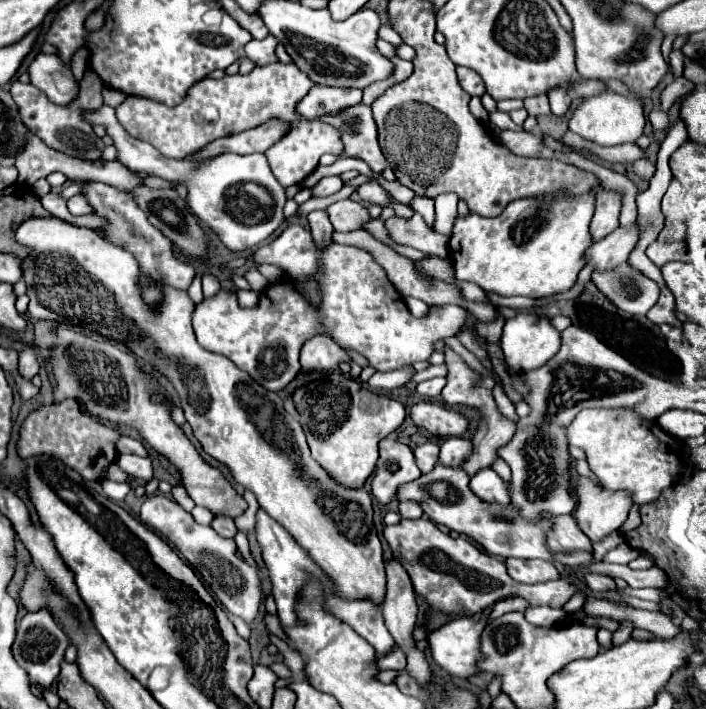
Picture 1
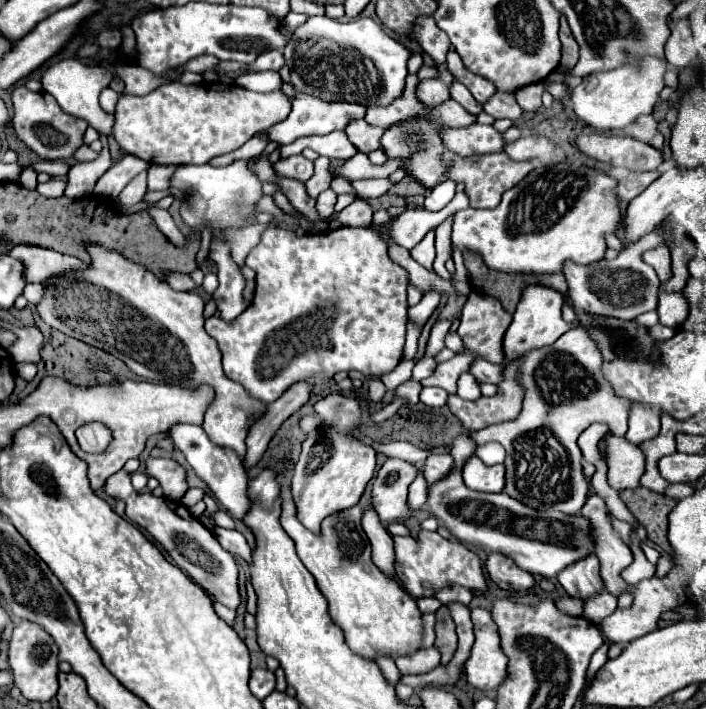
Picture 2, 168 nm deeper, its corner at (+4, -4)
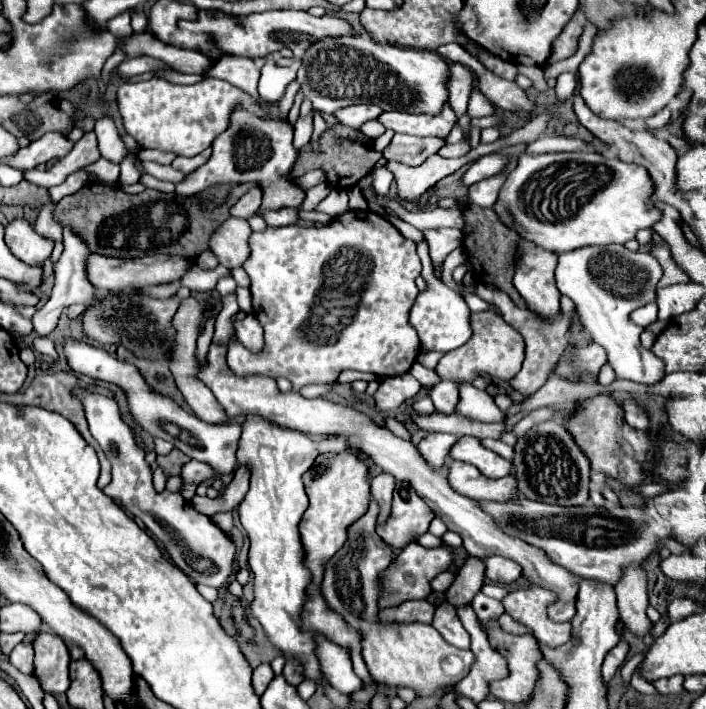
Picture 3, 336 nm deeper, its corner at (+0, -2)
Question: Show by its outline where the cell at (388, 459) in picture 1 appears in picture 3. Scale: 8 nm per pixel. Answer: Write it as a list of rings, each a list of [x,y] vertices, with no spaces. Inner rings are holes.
[[[402,483],[393,492],[390,517],[380,527],[380,537],[392,547],[404,547],[414,537],[426,533],[432,519],[432,509],[408,483]]]

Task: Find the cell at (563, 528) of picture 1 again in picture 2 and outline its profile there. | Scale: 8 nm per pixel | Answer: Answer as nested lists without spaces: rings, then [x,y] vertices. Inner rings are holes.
[[[590,555],[586,559],[570,565],[568,569],[564,569],[558,575],[558,581],[570,597],[576,597],[582,601],[604,591],[604,583],[600,577],[600,563],[598,563],[596,555]]]

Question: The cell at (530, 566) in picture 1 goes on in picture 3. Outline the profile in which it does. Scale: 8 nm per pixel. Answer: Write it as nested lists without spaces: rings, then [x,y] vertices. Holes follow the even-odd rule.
[[[488,557],[484,559],[484,567],[486,567],[486,577],[494,583],[514,583],[522,577],[522,567],[506,557]]]

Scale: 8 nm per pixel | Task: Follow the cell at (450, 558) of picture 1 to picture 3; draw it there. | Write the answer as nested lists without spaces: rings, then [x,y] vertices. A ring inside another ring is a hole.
[[[412,541],[400,551],[400,555],[392,561],[390,569],[386,571],[386,591],[390,593],[392,601],[398,601],[398,605],[402,601],[410,601],[410,599],[426,599],[432,591],[432,587],[430,587],[432,579],[438,573],[446,571],[454,563],[454,557],[456,555],[448,545],[440,545],[436,549],[426,549],[420,543]]]

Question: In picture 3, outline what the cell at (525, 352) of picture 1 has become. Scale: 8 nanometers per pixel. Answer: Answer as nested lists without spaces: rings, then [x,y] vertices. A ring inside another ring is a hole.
[[[522,241],[522,255],[516,261],[516,273],[514,273],[514,287],[526,301],[528,311],[532,311],[538,319],[544,323],[556,321],[562,311],[560,311],[560,291],[554,281],[554,269],[556,269],[556,259],[558,255],[554,253],[542,253],[542,249],[534,249],[528,241]]]

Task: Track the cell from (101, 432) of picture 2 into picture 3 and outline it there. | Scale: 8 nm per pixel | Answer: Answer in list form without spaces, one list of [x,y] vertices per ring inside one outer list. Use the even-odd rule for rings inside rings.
[[[78,391],[84,403],[86,419],[90,421],[90,433],[102,447],[104,455],[112,463],[112,481],[104,487],[104,493],[120,503],[132,517],[138,517],[146,529],[162,541],[170,559],[182,569],[194,583],[202,583],[214,589],[224,589],[234,575],[234,557],[236,547],[224,531],[220,531],[210,517],[198,513],[186,499],[178,493],[162,491],[156,493],[152,487],[152,471],[144,461],[144,451],[134,443],[130,427],[120,419],[116,401],[108,397],[96,397],[94,393]]]

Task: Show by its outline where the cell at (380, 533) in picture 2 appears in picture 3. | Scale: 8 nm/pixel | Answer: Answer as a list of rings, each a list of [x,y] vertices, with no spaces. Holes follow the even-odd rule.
[[[380,473],[380,475],[376,475],[372,479],[370,485],[372,485],[372,497],[374,497],[374,501],[380,507],[376,525],[382,525],[388,519],[388,515],[390,515],[390,501],[392,501],[392,491],[394,491],[394,477],[388,475],[388,473]]]

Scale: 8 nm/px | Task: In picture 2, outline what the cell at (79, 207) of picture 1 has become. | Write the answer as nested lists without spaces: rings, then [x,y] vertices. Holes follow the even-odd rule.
[[[168,273],[168,275],[166,275],[166,283],[168,283],[172,289],[188,289],[188,291],[200,289],[200,285],[196,285],[188,275],[182,275],[182,273]]]

